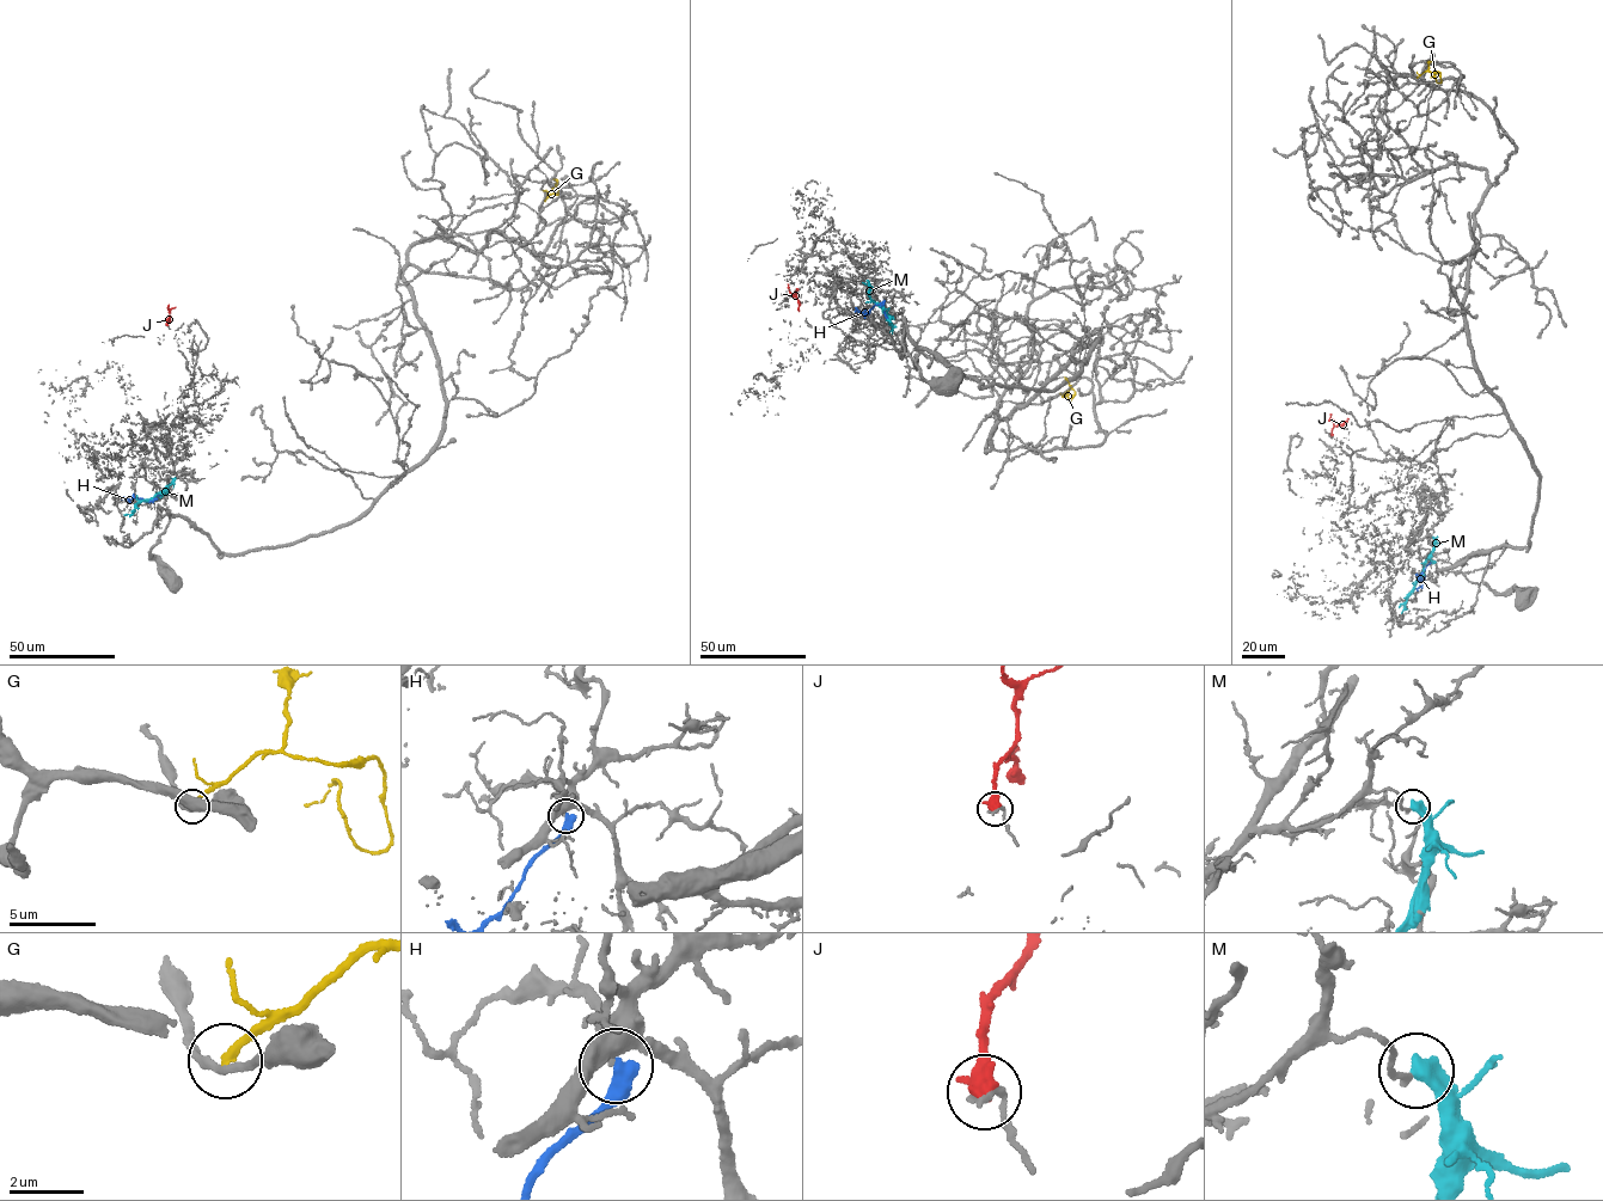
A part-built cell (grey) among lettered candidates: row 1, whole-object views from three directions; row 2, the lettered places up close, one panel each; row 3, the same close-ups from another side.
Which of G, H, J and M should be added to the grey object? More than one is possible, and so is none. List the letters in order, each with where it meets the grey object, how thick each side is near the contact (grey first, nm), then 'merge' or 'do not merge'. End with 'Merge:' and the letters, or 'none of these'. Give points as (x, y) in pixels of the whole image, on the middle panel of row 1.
G: contact (1064, 377); calibres 180 and 200 nm; do not merge
H: contact (887, 318); calibres 190 and 500 nm; do not merge
J: contact (797, 289); calibres 200 and 550 nm; do not merge
M: contact (893, 325); calibres 180 and 550 nm; do not merge
Merge: none of these

